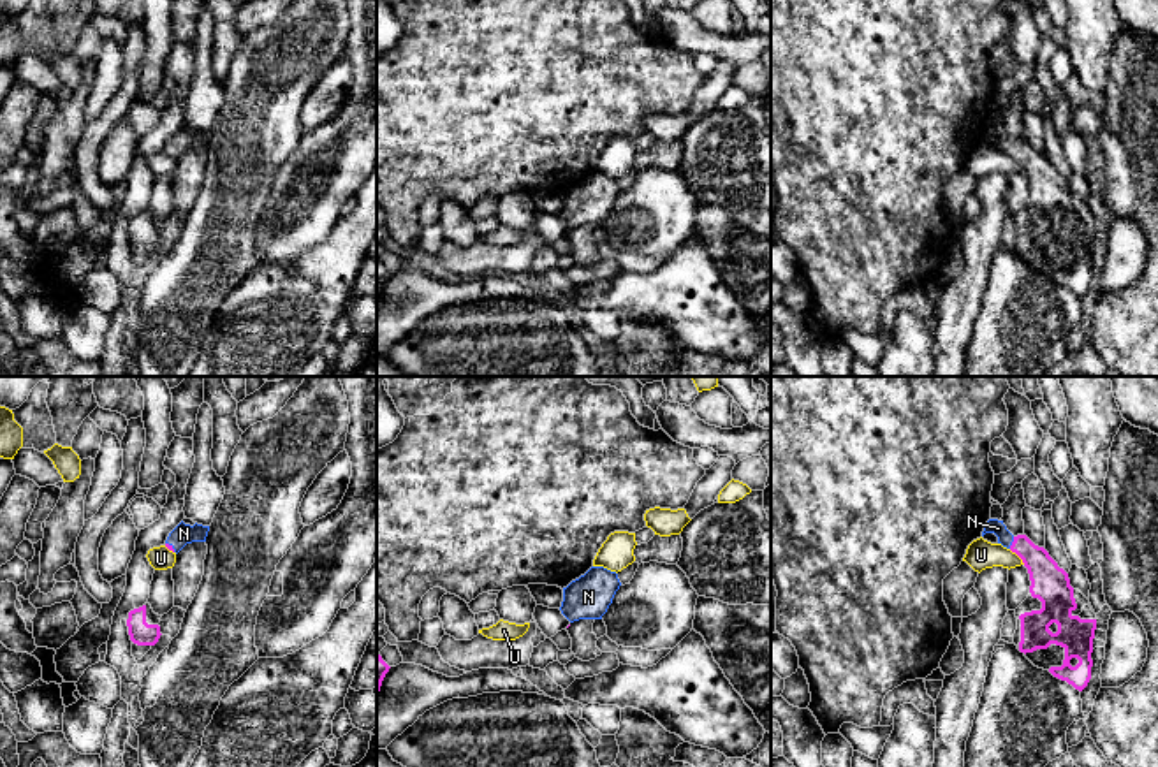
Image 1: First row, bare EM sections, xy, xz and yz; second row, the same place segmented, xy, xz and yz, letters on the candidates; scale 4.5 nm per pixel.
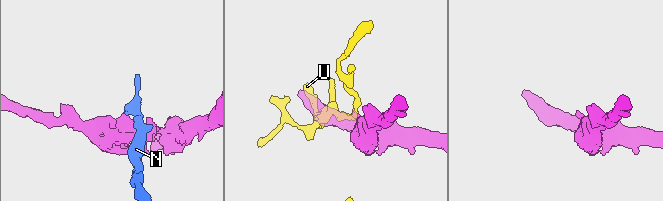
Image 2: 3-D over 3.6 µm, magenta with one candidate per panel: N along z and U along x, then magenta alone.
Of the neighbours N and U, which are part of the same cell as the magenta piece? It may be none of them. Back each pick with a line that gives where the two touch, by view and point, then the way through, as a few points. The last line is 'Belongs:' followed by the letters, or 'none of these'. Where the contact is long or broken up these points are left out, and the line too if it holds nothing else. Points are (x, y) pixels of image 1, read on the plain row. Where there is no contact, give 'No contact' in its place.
N: Touches magenta at yz (1012, 148). Path across: yz (1049, 189), (1044, 176), (1012, 148), (998, 134)
Belongs: N

